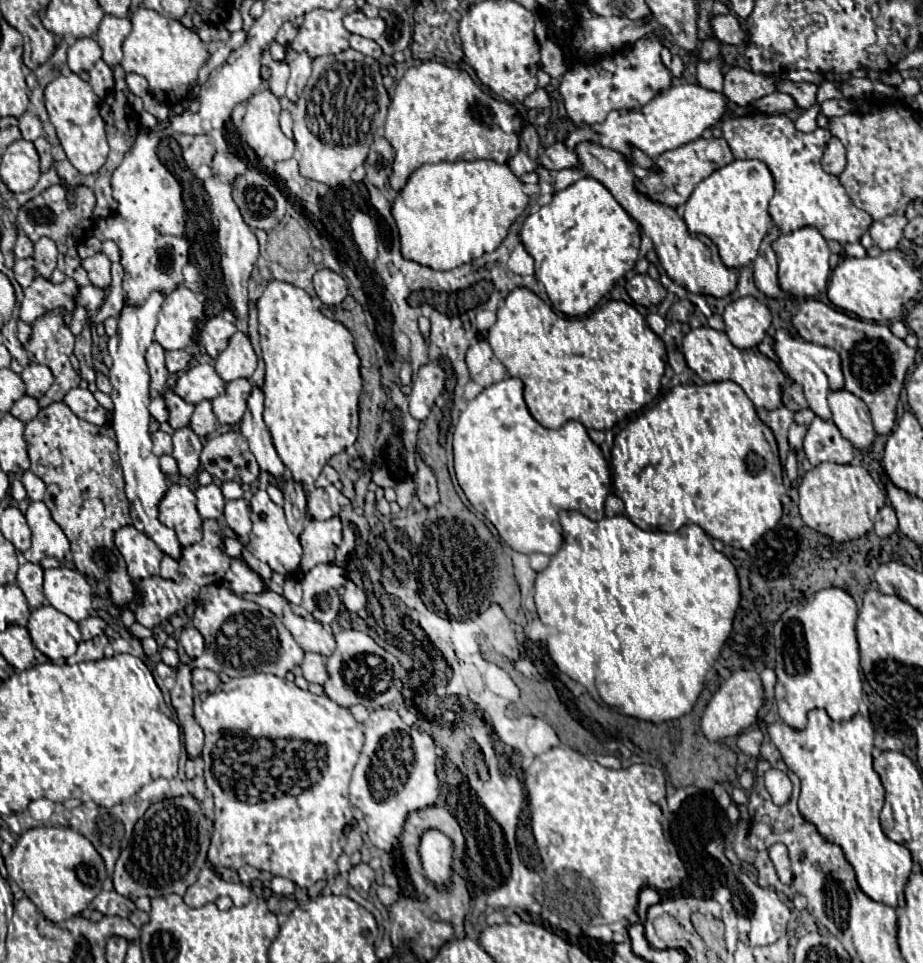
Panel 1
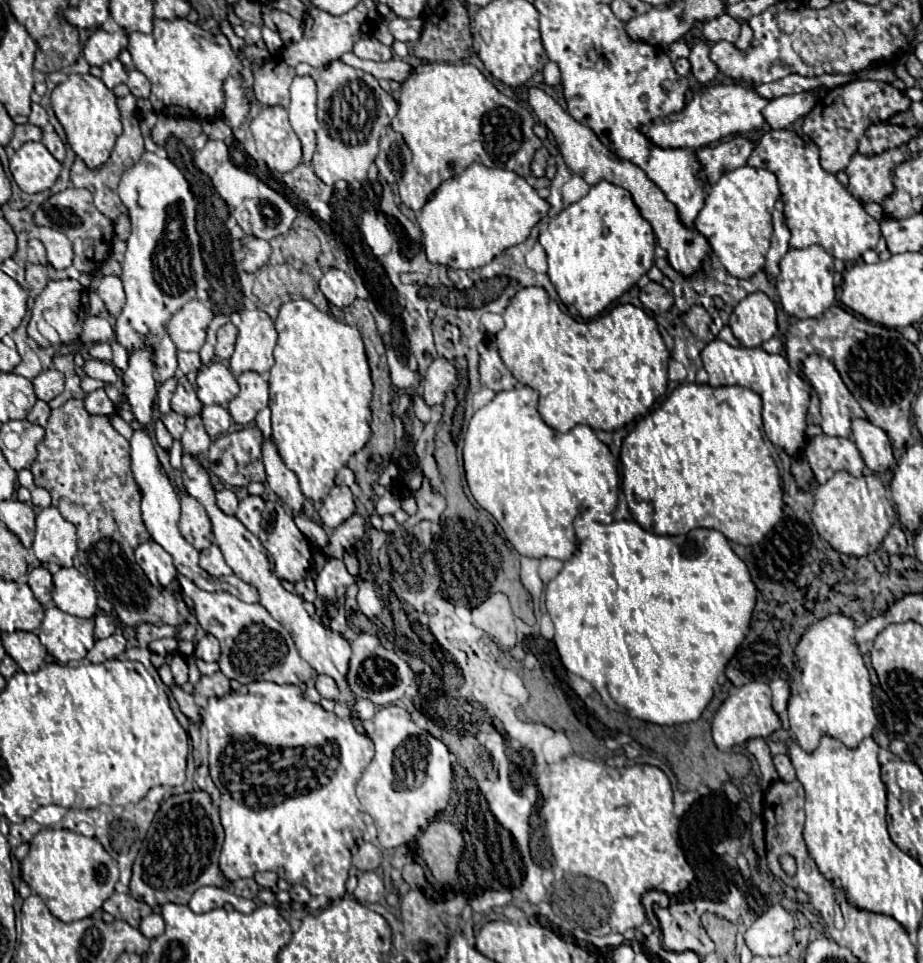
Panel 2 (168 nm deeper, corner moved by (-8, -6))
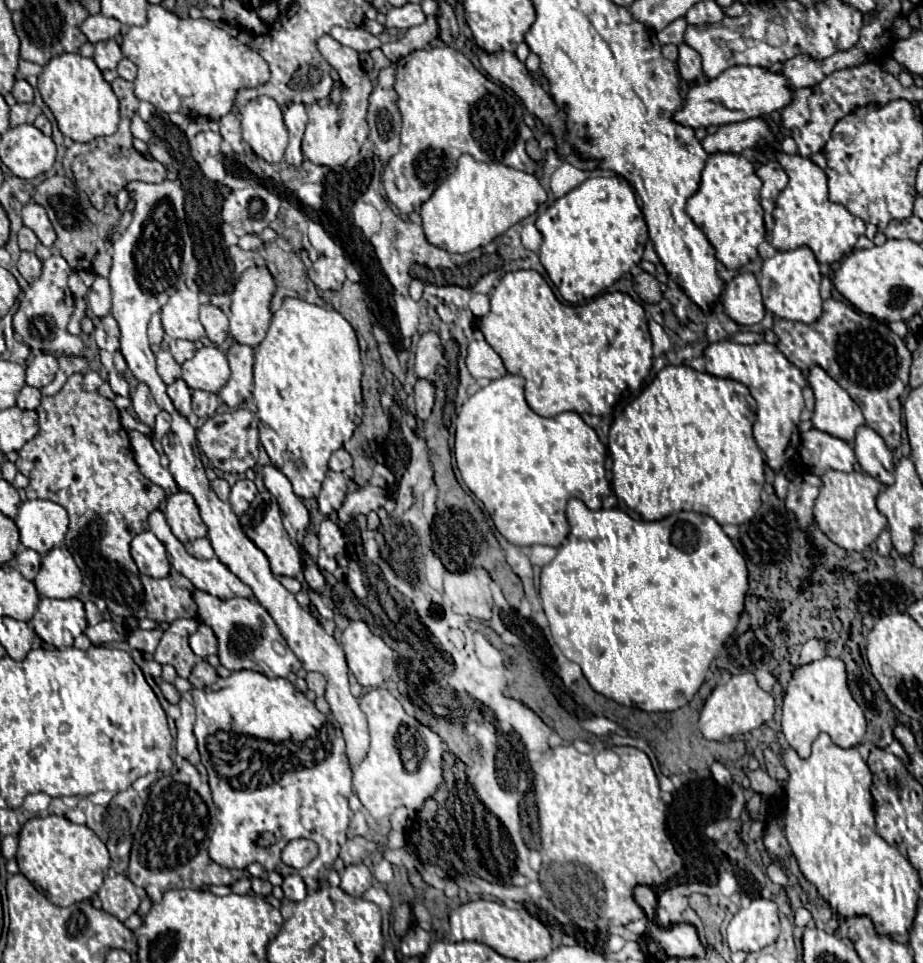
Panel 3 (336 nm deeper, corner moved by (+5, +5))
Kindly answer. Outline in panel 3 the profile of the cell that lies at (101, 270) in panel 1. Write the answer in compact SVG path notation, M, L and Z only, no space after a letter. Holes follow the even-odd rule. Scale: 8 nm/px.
M95 276L93 286L89 288L87 294L91 312L95 318L103 318L109 314L111 310L111 288L109 288L109 280L103 276Z

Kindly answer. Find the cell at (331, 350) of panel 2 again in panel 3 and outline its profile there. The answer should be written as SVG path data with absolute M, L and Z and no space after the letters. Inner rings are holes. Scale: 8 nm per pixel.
M285 298L281 308L277 312L273 312L273 320L269 326L269 332L265 336L265 340L257 346L255 350L255 388L253 388L253 400L257 404L259 410L259 438L263 448L267 450L271 462L289 478L289 482L293 484L293 490L299 498L311 498L317 496L321 482L325 480L327 474L327 462L331 458L331 454L335 450L339 450L343 446L343 442L347 442L353 434L353 430L361 424L361 416L363 416L363 400L361 400L361 374L363 374L363 366L361 366L361 356L359 356L359 346L357 346L357 336L355 330L351 328L351 324L335 310L331 308L319 308L315 304L309 304L301 298Z

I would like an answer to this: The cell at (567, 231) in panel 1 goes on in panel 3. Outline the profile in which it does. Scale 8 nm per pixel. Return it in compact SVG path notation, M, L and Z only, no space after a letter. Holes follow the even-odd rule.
M621 176L587 178L583 184L567 192L563 198L555 200L555 204L547 208L547 212L539 214L535 226L543 234L539 260L547 270L551 282L557 286L559 294L569 304L581 304L583 300L591 300L601 290L609 288L615 280L619 280L621 274L629 272L631 266L639 264L645 242L649 238L645 218L635 200L635 192L631 184Z

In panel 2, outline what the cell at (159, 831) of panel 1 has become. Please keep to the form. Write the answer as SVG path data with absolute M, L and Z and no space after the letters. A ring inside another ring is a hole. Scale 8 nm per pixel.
M196 789L182 795L168 797L142 843L138 859L132 867L130 891L132 897L146 901L148 905L180 903L188 905L192 893L204 885L226 887L226 877L218 867L218 855L224 843L224 829L220 823L218 809L206 791Z

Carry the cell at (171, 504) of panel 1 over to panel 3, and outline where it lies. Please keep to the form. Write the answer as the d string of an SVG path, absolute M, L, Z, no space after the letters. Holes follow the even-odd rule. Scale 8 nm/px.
M179 490L167 498L165 504L167 524L181 542L191 542L207 534L207 526L199 518L199 508L191 494Z

